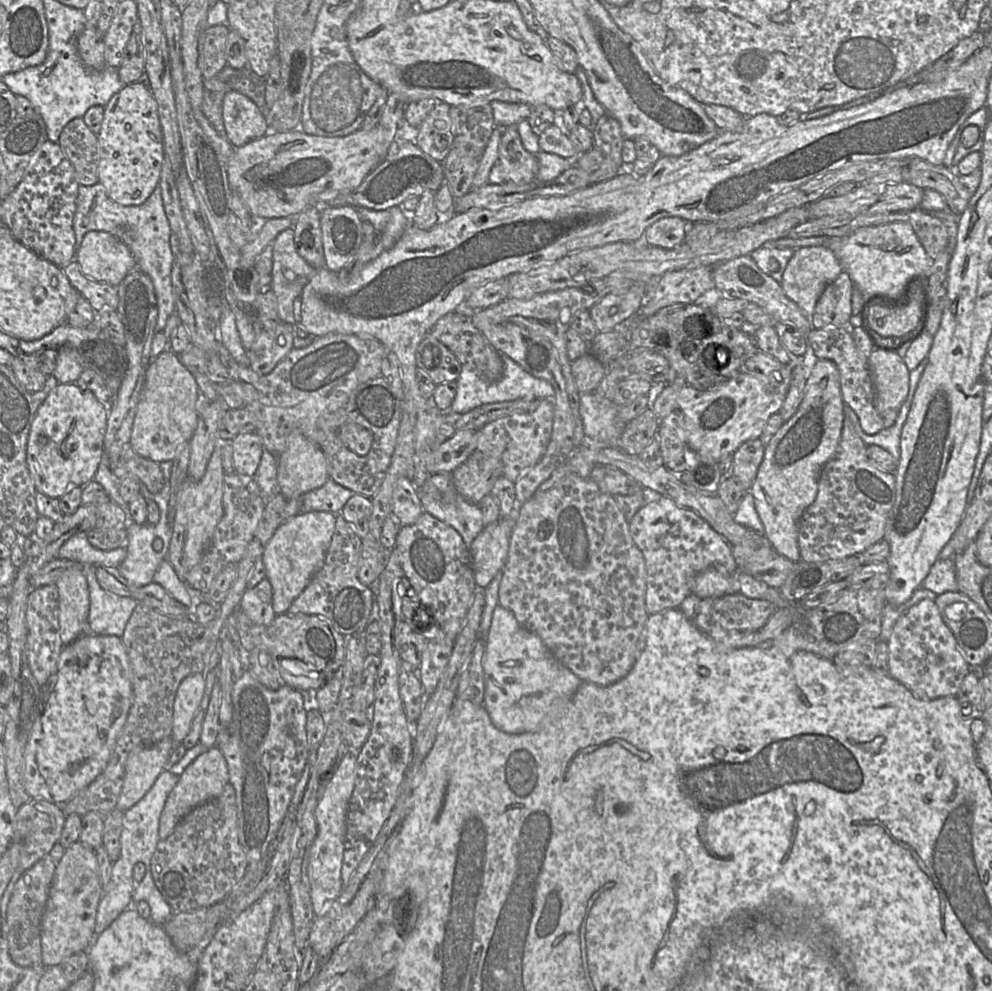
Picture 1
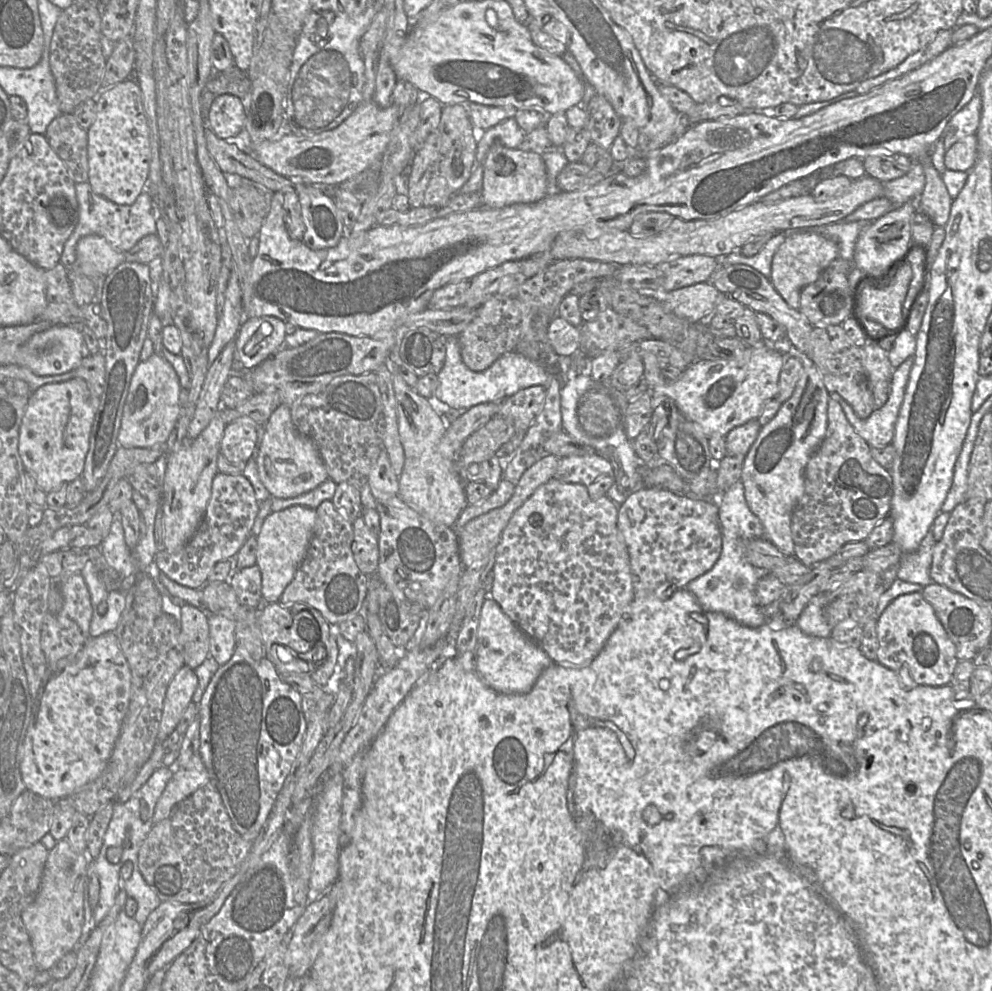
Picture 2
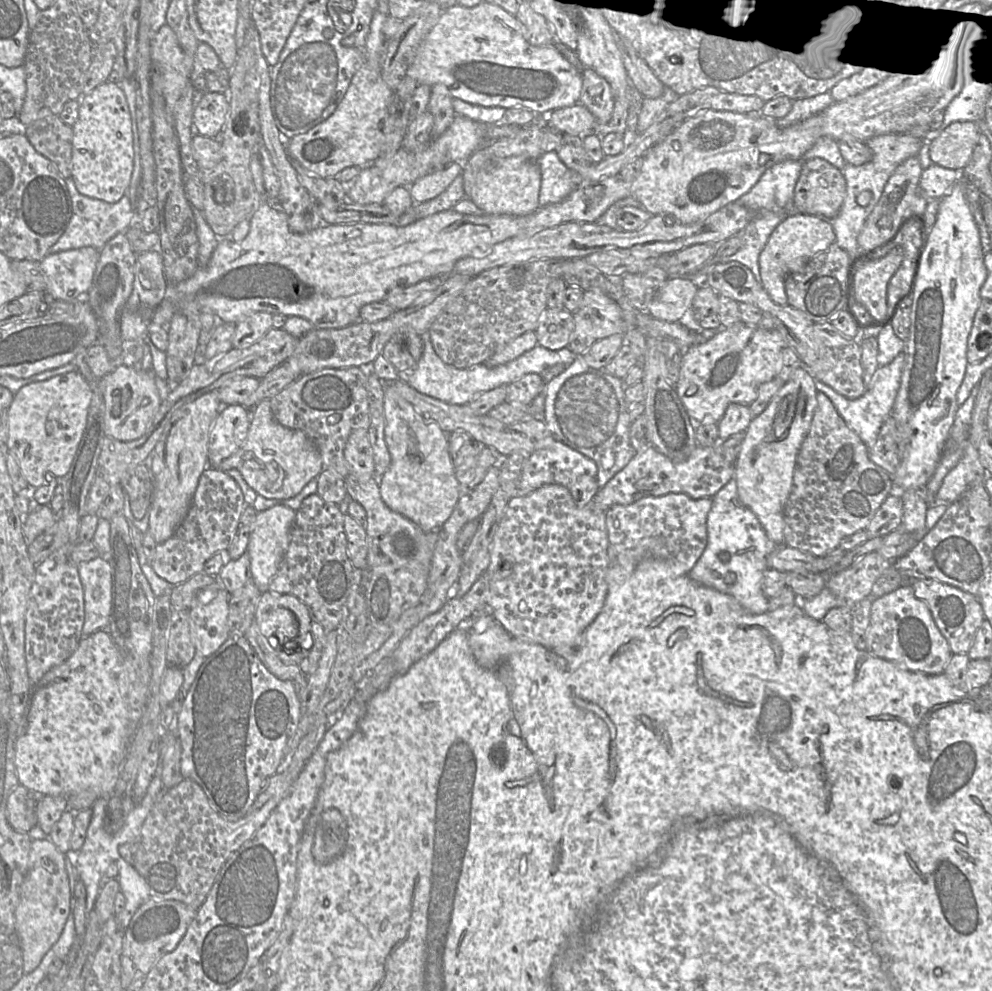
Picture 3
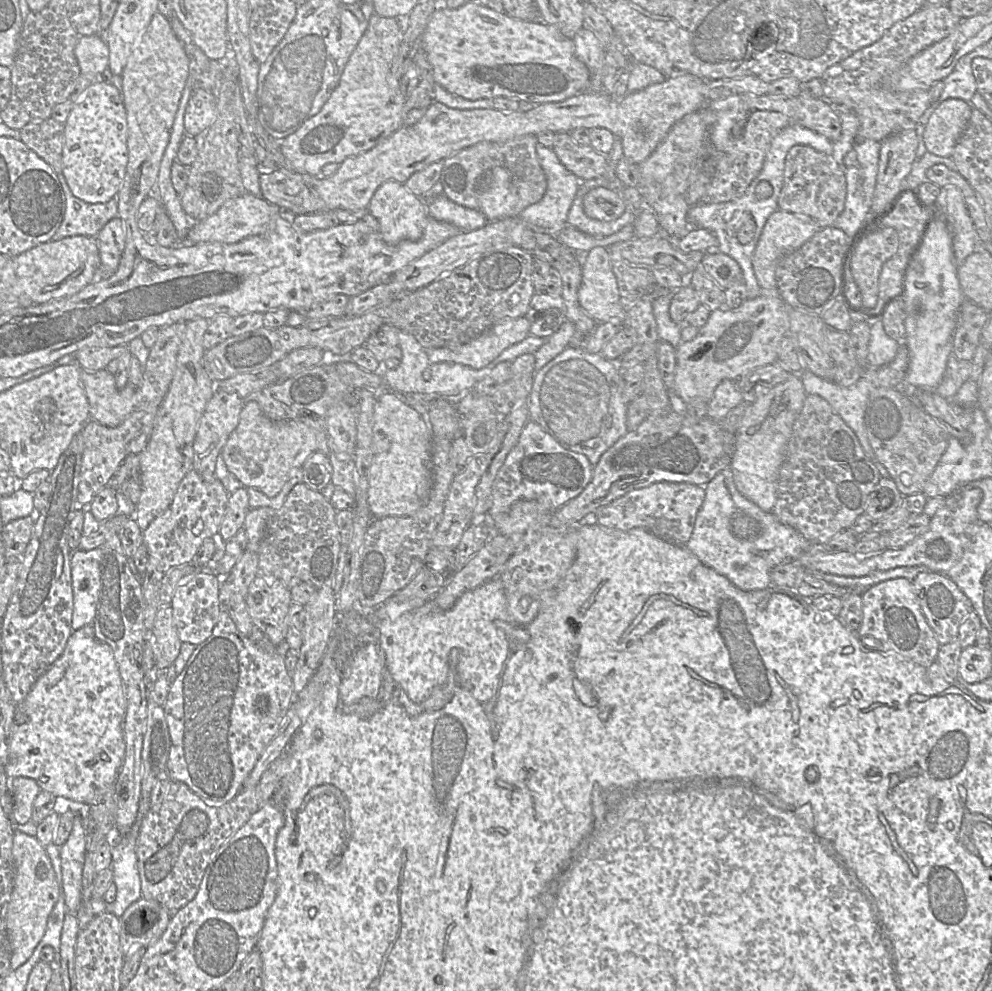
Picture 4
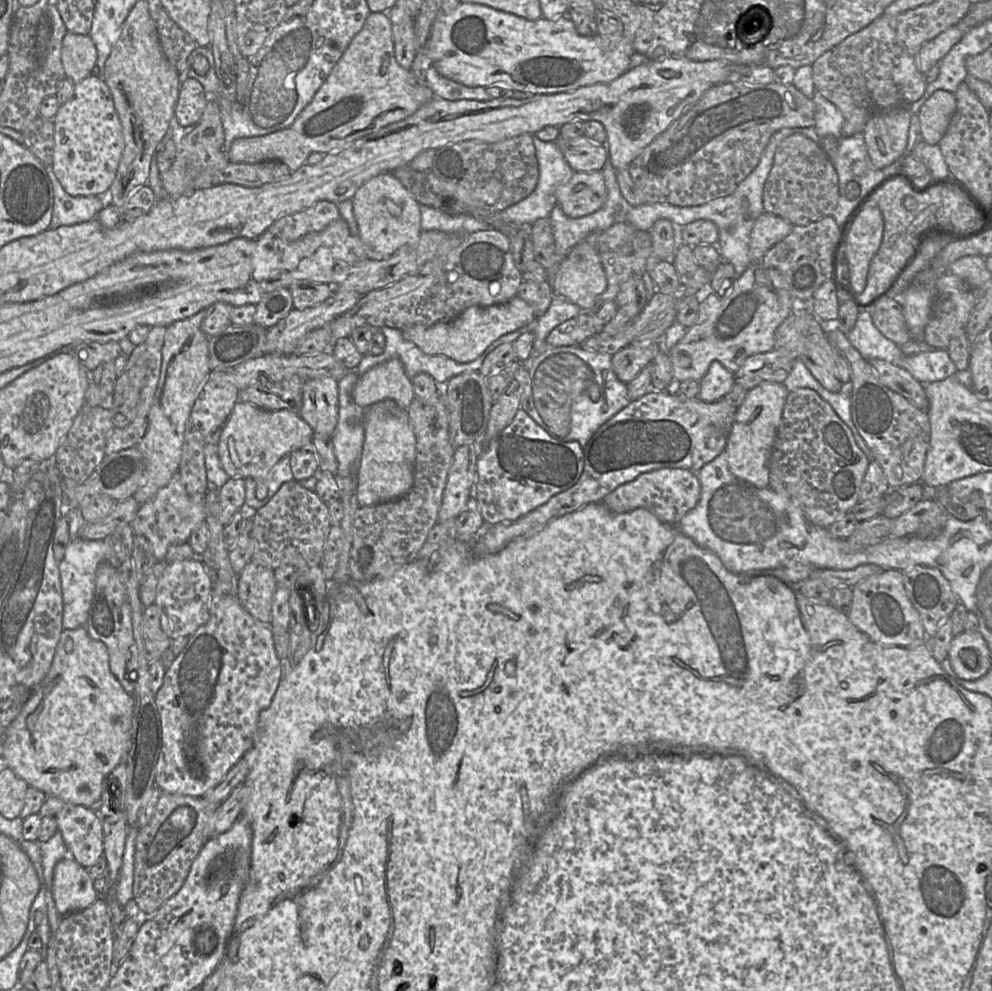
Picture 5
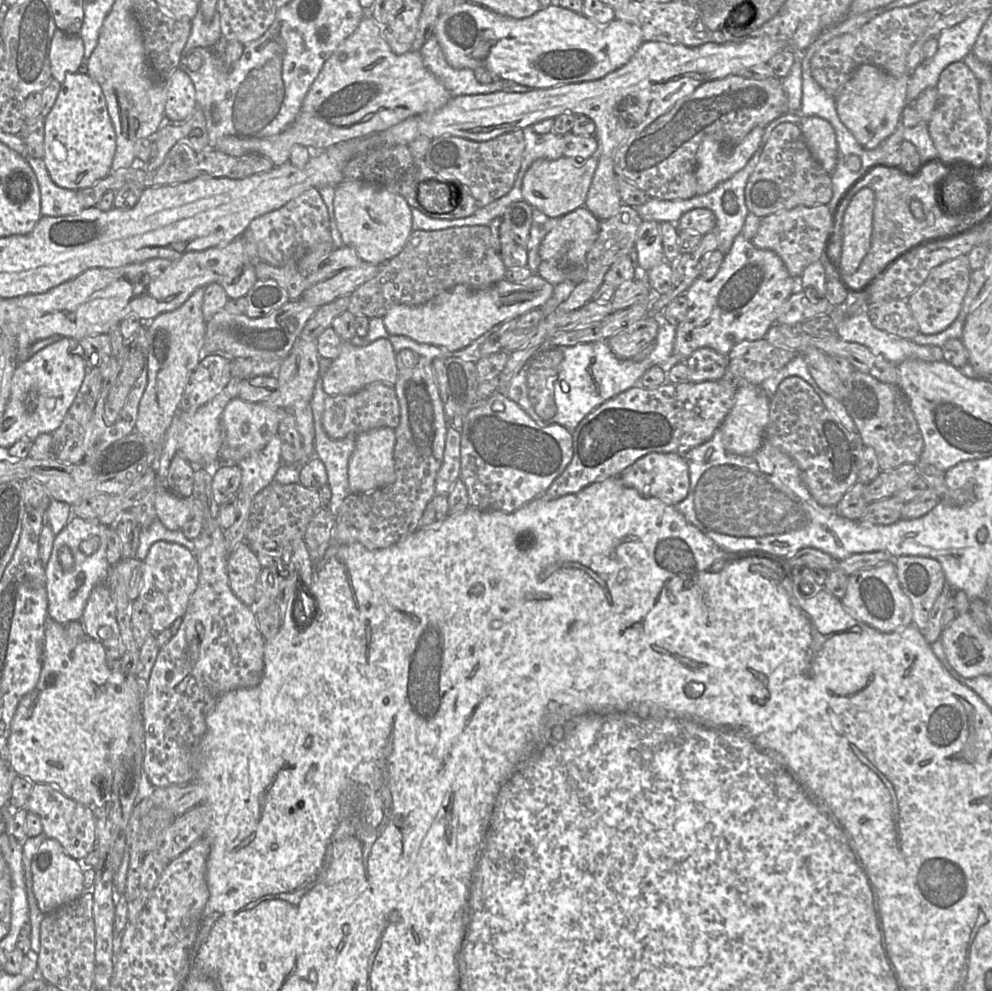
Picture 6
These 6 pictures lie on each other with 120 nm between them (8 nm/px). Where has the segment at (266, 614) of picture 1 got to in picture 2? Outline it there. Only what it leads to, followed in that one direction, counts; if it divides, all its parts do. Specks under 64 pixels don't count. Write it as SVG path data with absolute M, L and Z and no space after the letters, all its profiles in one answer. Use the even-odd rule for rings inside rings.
M258 566L234 570L227 583L234 591L240 605L249 608L262 607L261 572Z

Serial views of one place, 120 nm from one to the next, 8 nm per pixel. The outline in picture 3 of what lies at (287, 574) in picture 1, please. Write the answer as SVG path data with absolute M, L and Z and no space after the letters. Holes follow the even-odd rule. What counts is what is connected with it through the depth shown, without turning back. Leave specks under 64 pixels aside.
M276 505L256 514L250 533L248 554L252 579L260 592L269 590L269 584L276 574L279 563L289 545L289 530L295 519L296 511L287 506Z

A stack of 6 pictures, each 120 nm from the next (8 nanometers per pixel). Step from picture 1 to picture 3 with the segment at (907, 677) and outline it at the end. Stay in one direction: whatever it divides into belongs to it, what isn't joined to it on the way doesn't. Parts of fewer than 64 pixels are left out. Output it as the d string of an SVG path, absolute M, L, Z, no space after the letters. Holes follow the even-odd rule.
M910 583L872 601L867 651L908 671L927 675L944 673L953 655L928 606L915 596Z

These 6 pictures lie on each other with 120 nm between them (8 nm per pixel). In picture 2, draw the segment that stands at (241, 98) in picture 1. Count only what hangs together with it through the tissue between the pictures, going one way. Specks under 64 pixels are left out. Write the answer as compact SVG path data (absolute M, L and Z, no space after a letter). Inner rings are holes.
M224 94L212 103L206 120L206 128L210 128L219 138L233 138L243 130L245 124L245 107L242 99Z

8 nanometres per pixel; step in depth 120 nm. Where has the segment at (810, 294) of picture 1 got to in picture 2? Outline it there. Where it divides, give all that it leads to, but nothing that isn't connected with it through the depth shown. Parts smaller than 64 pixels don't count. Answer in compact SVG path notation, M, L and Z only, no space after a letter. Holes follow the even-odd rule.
M814 230L786 233L785 241L772 259L770 281L786 303L799 310L801 290L815 282L821 272L837 257L837 244Z

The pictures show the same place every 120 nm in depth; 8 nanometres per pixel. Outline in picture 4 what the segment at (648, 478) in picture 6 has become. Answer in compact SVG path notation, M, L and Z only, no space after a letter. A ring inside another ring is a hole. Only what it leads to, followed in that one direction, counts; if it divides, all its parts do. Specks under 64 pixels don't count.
M656 482L647 487L632 490L599 507L594 515L598 524L617 530L642 528L670 543L686 546L695 525L699 509L705 499L703 487L685 482Z

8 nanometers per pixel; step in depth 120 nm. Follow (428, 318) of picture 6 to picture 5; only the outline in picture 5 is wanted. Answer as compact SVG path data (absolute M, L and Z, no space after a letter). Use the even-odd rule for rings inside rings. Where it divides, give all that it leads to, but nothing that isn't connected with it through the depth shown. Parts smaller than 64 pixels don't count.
M517 295L503 304L471 306L449 322L429 327L414 325L401 331L406 340L413 342L428 355L445 355L455 361L469 363L482 355L501 336L523 327L530 327L535 319L533 308Z

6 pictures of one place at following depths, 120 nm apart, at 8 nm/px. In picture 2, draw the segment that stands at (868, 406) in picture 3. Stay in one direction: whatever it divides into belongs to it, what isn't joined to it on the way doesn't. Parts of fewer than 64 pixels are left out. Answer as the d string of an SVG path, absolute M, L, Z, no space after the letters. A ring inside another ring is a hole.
M911 356L895 368L886 403L881 408L875 409L868 418L859 418L844 398L836 392L830 393L830 397L841 405L855 431L870 447L883 448L892 443L913 362L914 357Z

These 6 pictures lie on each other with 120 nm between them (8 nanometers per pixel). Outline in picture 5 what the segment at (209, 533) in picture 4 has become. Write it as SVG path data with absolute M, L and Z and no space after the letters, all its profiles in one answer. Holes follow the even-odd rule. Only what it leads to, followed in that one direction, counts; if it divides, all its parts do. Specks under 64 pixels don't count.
M175 473L150 501L139 506L132 525L135 534L140 534L149 541L154 557L160 562L166 561L169 547L188 543L192 531L201 523L205 523L204 499L193 500L188 495L180 475Z

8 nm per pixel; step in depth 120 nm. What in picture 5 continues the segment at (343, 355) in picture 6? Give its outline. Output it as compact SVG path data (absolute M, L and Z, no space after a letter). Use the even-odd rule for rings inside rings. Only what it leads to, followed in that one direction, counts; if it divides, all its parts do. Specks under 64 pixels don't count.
M392 358L360 375L352 397L363 408L369 408L383 399L392 399L402 409L407 409L415 398L415 393L401 361Z

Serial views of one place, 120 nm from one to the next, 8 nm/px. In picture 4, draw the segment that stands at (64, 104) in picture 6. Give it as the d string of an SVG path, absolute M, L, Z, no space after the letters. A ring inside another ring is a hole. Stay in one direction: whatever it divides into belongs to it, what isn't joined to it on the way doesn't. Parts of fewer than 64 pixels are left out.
M95 81L74 100L64 123L62 173L76 198L105 203L117 196L128 162L127 133L123 98L112 82Z

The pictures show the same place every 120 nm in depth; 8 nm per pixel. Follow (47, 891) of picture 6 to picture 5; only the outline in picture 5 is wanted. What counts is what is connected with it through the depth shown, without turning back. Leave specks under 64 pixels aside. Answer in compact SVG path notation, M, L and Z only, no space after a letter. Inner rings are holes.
M73 857L55 865L51 893L61 915L84 910L101 897L93 886L91 874Z

